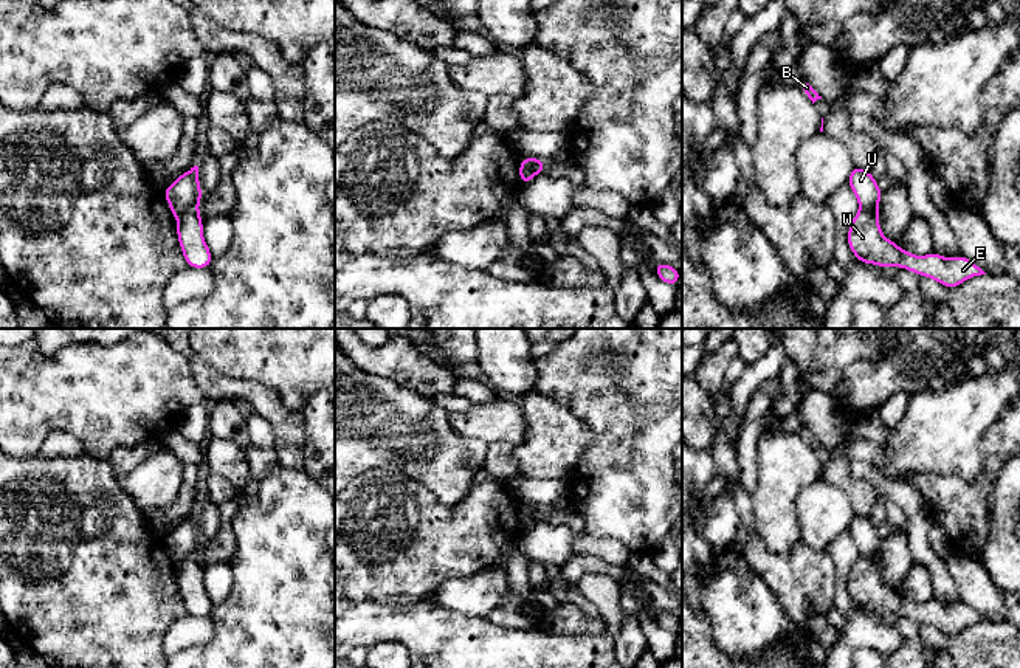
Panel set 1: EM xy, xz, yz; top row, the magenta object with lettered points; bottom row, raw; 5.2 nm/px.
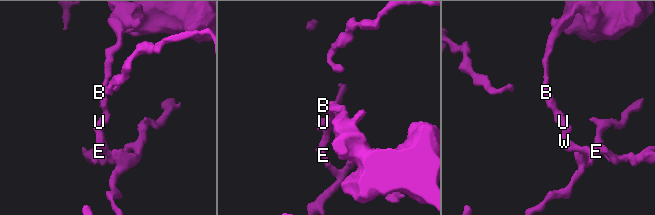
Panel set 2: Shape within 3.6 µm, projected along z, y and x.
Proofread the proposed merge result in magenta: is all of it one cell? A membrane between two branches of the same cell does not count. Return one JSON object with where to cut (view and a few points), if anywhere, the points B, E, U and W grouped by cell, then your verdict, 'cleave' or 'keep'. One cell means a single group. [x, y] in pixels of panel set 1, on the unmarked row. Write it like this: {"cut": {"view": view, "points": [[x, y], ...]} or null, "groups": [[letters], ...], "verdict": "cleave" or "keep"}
{"cut": {"view": "xy", "points": [[197, 555], [186, 557], [177, 566]]}, "groups": [["B", "U"], ["E", "W"]], "verdict": "cleave"}

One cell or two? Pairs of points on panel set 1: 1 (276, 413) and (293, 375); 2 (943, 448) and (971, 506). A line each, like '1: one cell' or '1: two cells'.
1: two cells
2: two cells

